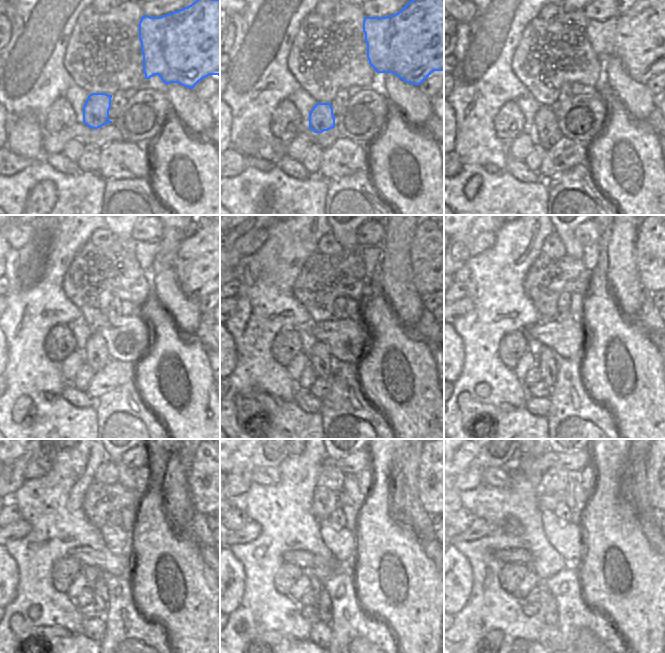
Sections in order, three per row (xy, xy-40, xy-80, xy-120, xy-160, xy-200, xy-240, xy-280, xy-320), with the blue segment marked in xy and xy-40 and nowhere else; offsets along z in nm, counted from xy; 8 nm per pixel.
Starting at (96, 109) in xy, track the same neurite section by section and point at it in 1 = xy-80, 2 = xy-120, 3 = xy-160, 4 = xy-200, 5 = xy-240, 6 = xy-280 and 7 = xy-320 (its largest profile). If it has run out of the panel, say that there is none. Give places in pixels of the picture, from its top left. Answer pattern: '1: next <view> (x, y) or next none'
1: next xy-80 (545, 128)
2: next xy-120 (95, 353)
3: next xy-160 (320, 356)
4: next xy-200 (546, 360)
5: next xy-240 (100, 595)
6: next xy-280 (323, 599)
7: next xy-320 (551, 603)

